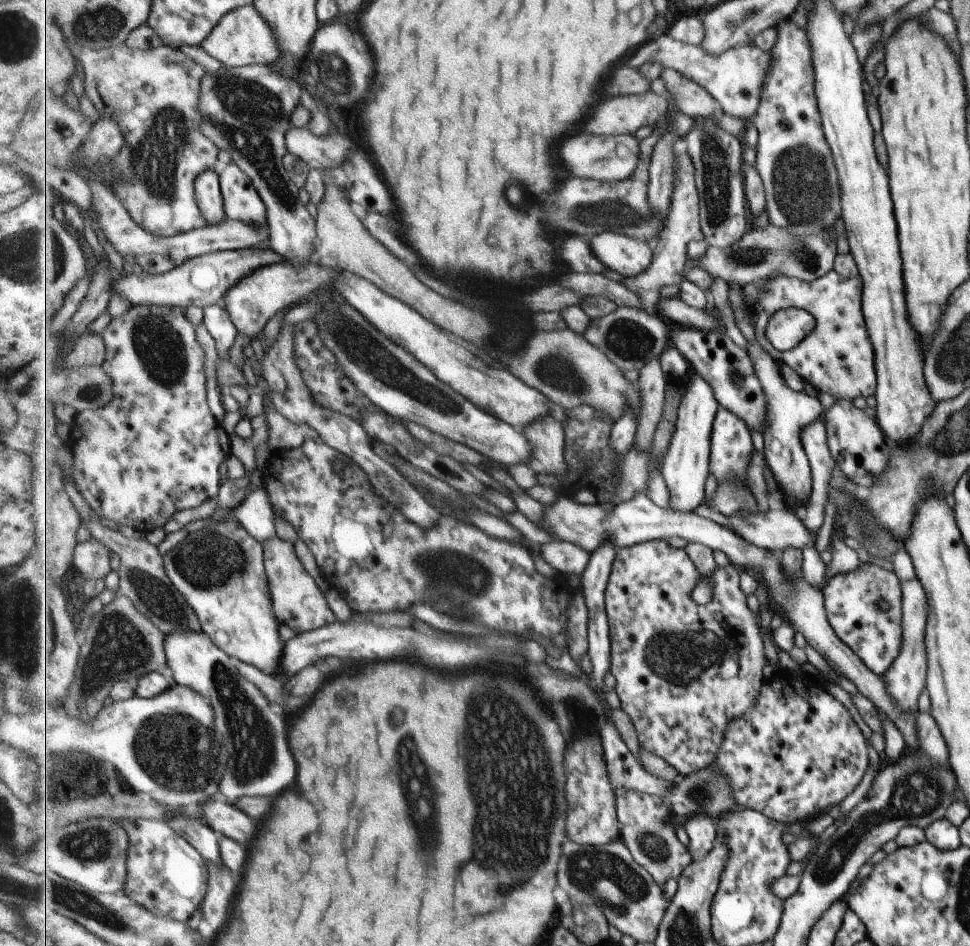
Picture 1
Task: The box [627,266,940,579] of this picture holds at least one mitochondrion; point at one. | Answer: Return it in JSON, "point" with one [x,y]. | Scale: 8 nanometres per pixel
{"point":[850,506]}

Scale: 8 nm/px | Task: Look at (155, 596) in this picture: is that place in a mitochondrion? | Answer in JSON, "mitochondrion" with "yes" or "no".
{"mitochondrion":"yes"}

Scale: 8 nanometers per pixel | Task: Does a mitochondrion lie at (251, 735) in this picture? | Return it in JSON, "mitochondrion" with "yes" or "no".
{"mitochondrion":"yes"}

